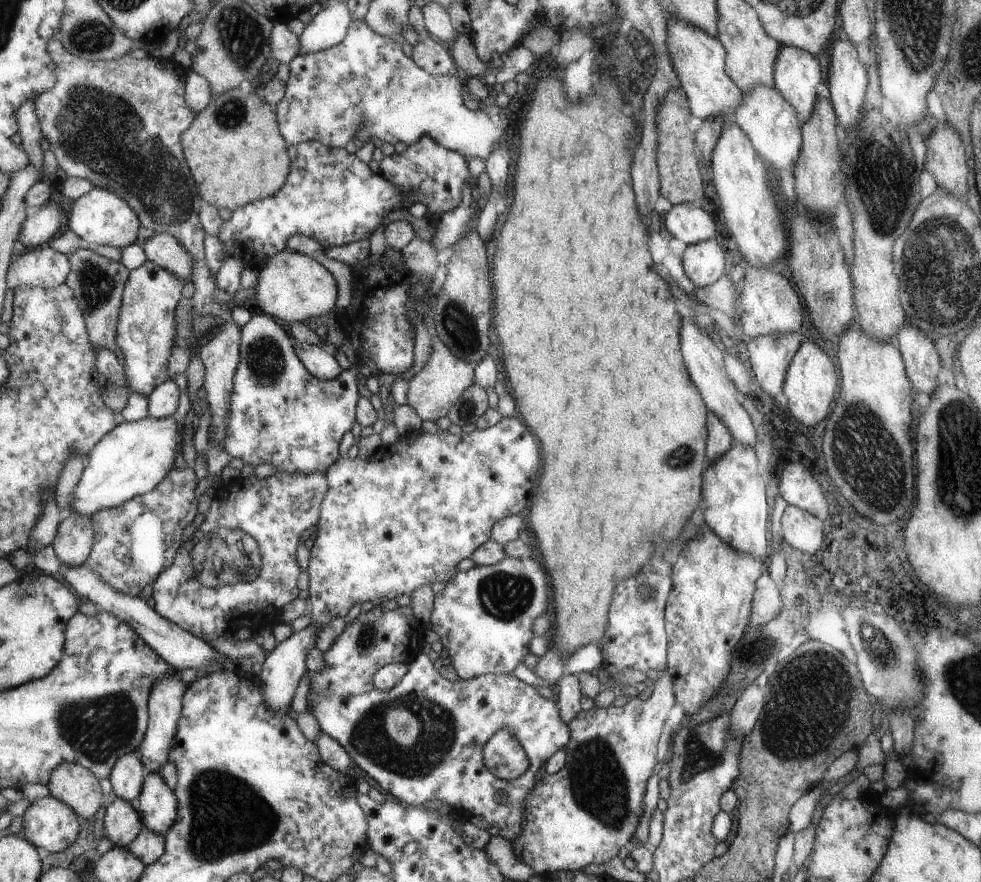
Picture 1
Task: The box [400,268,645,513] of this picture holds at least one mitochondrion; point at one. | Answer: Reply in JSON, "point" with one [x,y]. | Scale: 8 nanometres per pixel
{"point":[459,327]}

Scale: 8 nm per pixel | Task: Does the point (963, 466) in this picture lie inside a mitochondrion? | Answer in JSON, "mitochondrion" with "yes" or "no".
{"mitochondrion":"yes"}

